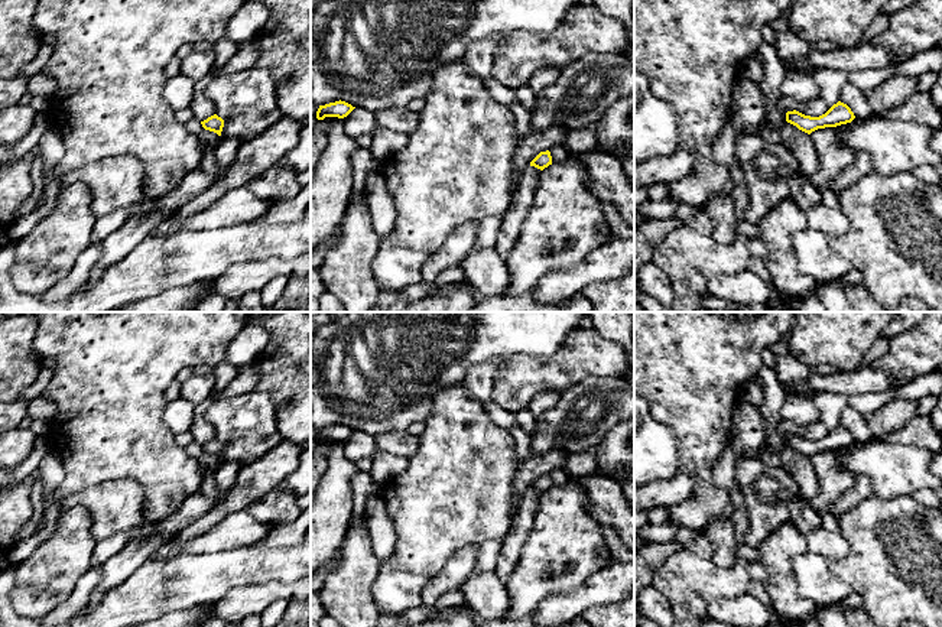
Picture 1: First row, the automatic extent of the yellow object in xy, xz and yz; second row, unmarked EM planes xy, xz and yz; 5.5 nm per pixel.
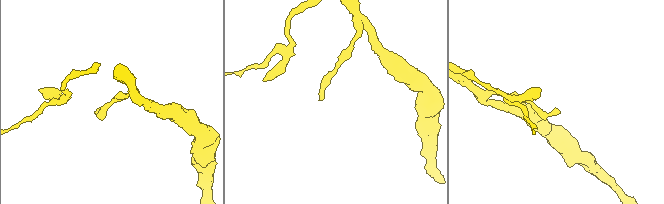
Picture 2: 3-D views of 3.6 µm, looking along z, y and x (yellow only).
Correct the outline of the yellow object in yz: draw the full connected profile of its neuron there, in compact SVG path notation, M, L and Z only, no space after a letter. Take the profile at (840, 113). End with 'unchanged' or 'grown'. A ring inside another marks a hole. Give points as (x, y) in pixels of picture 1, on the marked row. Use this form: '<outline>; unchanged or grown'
M841 101L834 104L825 114L819 117L805 116L796 110L786 113L786 121L808 134L818 129L837 127L841 124L851 123L854 118L855 116L851 108Z; unchanged

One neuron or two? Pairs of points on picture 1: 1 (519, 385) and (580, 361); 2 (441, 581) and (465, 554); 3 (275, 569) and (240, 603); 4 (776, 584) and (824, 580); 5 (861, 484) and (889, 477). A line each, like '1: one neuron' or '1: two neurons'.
1: one neuron
2: one neuron
3: two neurons
4: two neurons
5: two neurons

